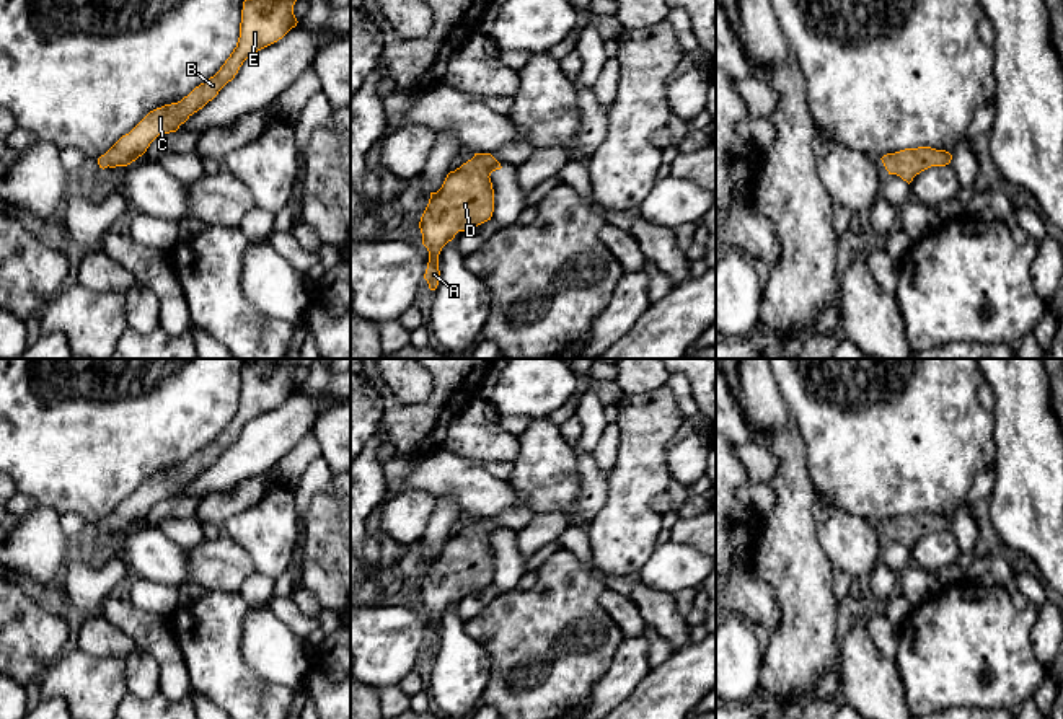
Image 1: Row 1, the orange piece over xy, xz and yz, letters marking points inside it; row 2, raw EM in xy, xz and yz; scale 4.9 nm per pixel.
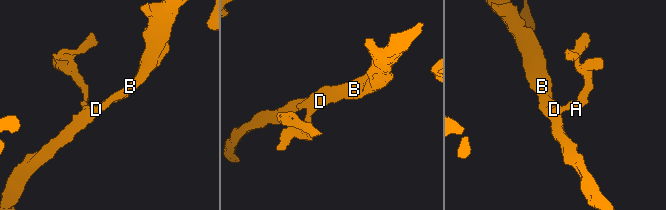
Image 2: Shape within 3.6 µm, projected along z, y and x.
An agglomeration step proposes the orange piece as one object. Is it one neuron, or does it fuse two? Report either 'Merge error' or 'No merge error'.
No merge error

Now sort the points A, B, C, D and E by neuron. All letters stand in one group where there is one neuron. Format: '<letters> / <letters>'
A B C D E

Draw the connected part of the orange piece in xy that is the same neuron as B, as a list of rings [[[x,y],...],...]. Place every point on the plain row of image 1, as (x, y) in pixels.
[[[258,359],[253,364],[245,364],[236,412],[220,435],[181,466],[150,476],[129,499],[122,501],[98,523],[99,533],[127,532],[142,522],[158,501],[176,497],[181,489],[235,443],[251,419],[277,408],[297,391],[295,367],[295,359]]]

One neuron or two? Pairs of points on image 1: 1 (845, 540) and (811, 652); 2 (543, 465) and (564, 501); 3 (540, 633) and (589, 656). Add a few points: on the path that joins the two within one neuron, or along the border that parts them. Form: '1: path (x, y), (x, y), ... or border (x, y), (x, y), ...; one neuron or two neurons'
1: border (815, 533), (833, 568); two neurons
2: path (545, 473), (560, 493); one neuron
3: path (551, 643), (577, 644); one neuron

